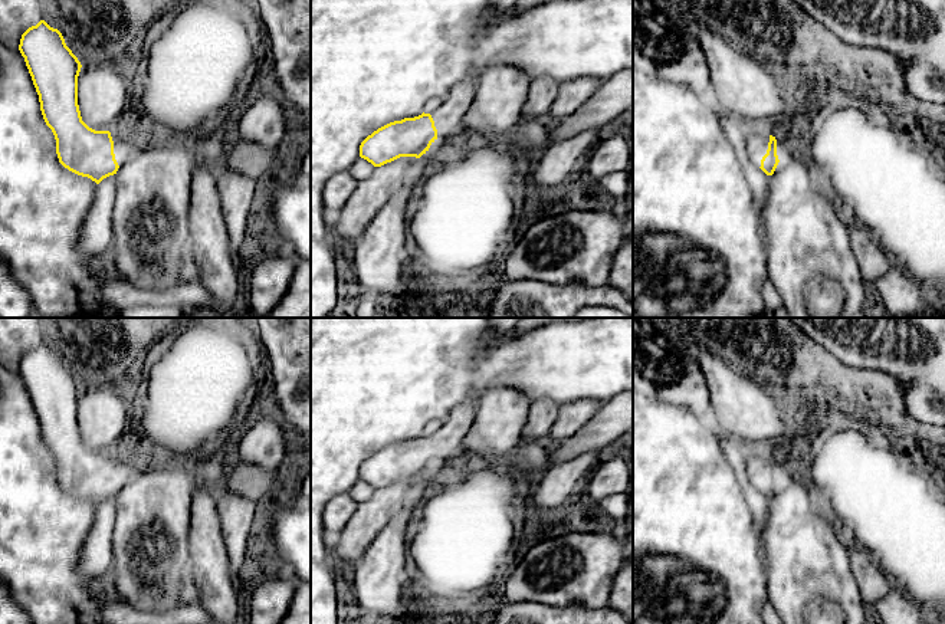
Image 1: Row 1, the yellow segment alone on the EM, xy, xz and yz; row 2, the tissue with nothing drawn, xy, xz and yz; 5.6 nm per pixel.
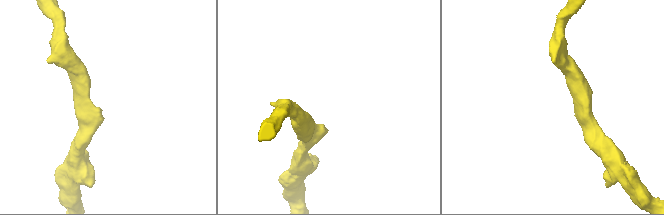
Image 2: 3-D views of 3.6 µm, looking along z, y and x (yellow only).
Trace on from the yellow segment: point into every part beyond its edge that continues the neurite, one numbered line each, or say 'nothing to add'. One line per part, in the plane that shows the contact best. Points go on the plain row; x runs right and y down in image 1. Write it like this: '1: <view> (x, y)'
1: xy (124, 466)

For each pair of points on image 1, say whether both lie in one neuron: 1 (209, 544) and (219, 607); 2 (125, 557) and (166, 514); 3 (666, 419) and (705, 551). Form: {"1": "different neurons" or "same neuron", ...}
{"1": "same neuron", "2": "same neuron", "3": "same neuron"}

